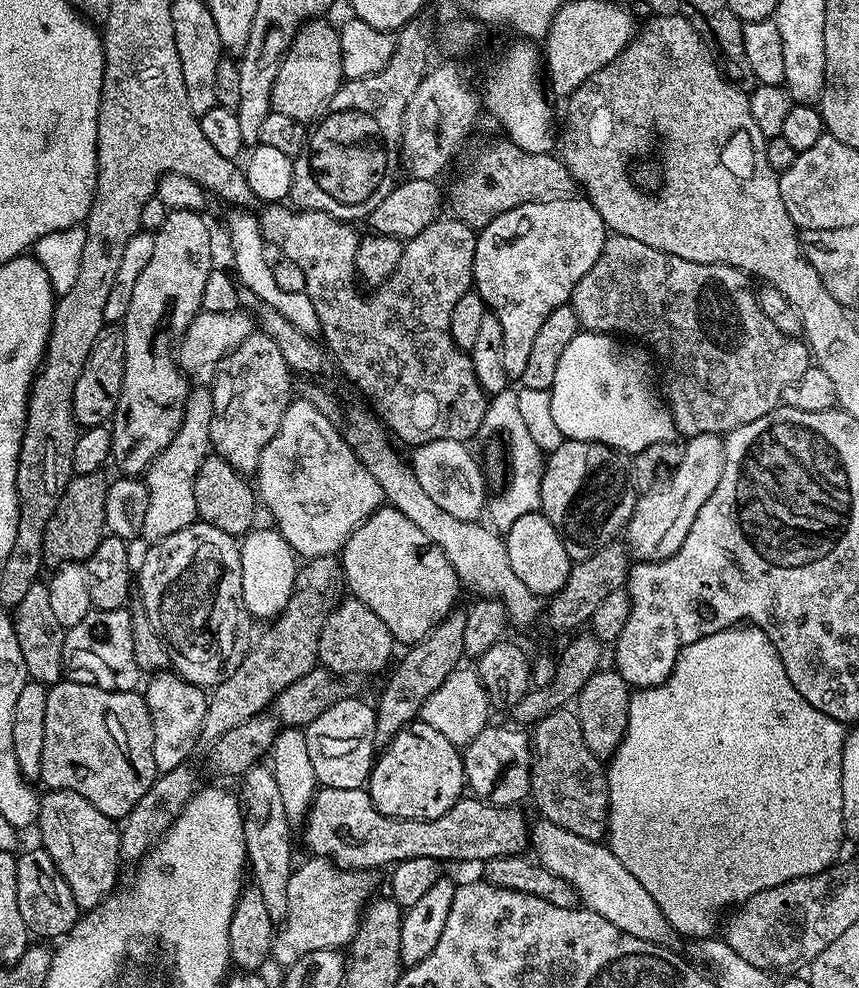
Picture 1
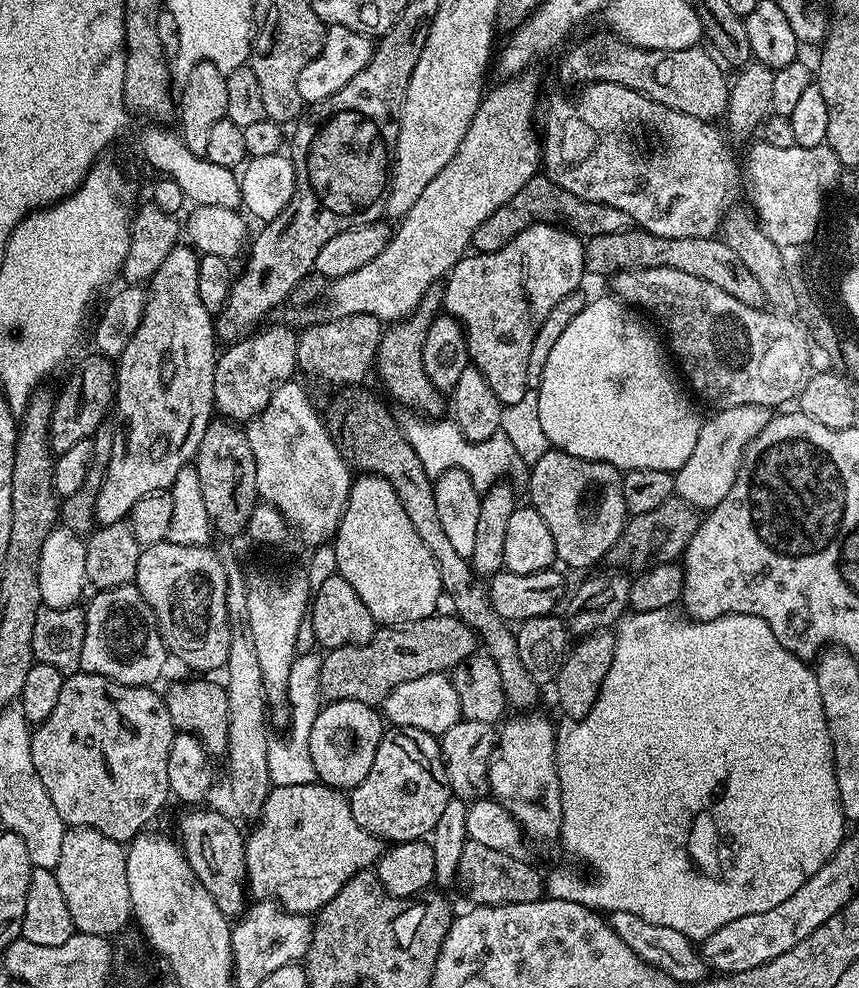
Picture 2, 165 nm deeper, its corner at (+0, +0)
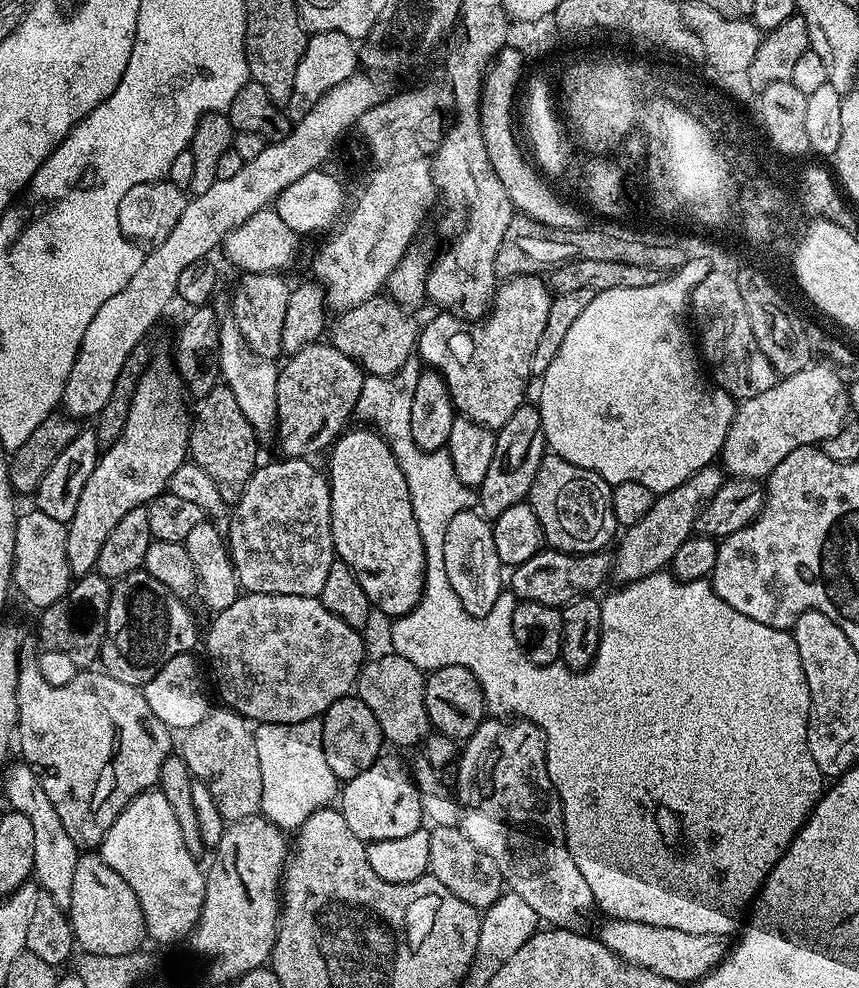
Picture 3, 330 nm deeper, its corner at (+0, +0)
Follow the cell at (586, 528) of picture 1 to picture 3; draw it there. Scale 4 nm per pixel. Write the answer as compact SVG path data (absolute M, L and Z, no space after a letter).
M546 454L542 458L538 474L534 474L534 486L530 486L526 503L538 518L547 547L557 552L599 552L607 549L607 544L611 545L617 535L618 525L612 509L612 485L594 474L594 470L582 470L582 466L574 466L574 462L566 462L566 458L561 456Z

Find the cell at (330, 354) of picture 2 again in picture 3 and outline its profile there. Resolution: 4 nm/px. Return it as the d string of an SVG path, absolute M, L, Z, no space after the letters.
M317 342L302 346L297 352L291 353L288 360L276 374L276 430L275 435L280 436L280 448L288 458L312 458L315 452L323 453L331 449L337 436L345 431L348 419L352 420L356 403L366 377L365 371L342 354L329 342Z

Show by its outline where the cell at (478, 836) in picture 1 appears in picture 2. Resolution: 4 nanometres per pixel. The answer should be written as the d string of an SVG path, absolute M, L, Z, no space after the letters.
M319 782L273 787L253 824L256 825L253 826L252 833L247 833L244 842L248 871L247 891L251 895L253 892L257 901L273 901L285 912L297 912L299 916L319 912L326 906L326 902L330 902L330 898L334 898L334 894L338 894L346 881L354 874L371 869L382 855L380 837L358 826L348 805L348 796L343 791Z

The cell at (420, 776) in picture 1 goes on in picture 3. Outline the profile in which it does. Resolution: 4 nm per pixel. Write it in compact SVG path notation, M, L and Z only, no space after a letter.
M382 754L358 778L347 781L339 789L338 807L350 831L365 842L382 838L402 838L414 834L425 819L420 801L420 791L412 778L409 765L396 756Z

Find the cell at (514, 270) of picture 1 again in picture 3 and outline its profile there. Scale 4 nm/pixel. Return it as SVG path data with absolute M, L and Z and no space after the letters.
M536 274L507 277L492 295L492 303L479 325L481 328L473 336L464 333L466 324L461 317L445 311L436 314L440 316L434 317L428 325L424 324L419 329L415 351L429 369L443 376L452 406L461 417L498 430L510 418L510 414L514 414L514 410L525 403L524 391L528 388L528 380L533 379L530 358L534 358L534 349L538 346L538 338L542 338L542 329L546 327L546 318L550 315L550 306L554 299L547 283L538 277Z

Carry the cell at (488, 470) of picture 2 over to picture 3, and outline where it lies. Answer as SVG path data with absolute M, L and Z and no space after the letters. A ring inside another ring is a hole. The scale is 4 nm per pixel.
M408 359L403 366L396 373L388 376L373 376L367 375L362 386L362 393L360 393L358 402L356 403L355 417L362 422L369 422L384 440L390 446L395 460L398 462L399 469L402 470L403 477L406 478L407 490L410 493L410 502L414 511L414 519L417 521L418 532L422 538L423 552L424 552L424 593L420 596L419 602L415 609L407 612L404 616L397 617L391 624L392 626L392 644L393 651L407 661L412 662L418 666L421 671L429 672L434 669L441 669L442 666L466 666L474 674L474 678L480 684L480 689L484 695L484 707L493 717L496 718L519 718L522 720L529 720L534 722L541 728L544 735L548 737L548 757L546 758L546 766L550 774L550 782L554 782L556 793L560 796L560 805L564 811L564 837L568 843L570 854L574 858L574 862L578 866L578 870L582 870L582 878L586 878L586 883L590 885L590 894L597 909L601 908L605 913L605 917L613 918L615 920L629 920L630 922L646 922L650 926L670 926L670 930L686 930L686 934L714 934L715 936L722 936L725 938L731 937L733 933L741 927L741 917L745 915L746 909L755 900L760 893L760 887L764 885L764 880L770 874L770 870L778 862L778 858L782 858L782 854L790 846L790 842L798 834L798 830L808 820L808 815L812 812L812 808L820 800L826 791L826 777L818 770L818 765L814 763L814 758L810 758L810 746L808 745L808 719L810 718L810 686L806 686L806 674L802 674L802 658L798 658L798 646L794 642L791 631L775 628L774 626L762 626L762 622L754 622L754 618L746 618L746 614L738 614L738 610L734 610L734 606L726 606L726 602L722 602L722 598L718 598L718 594L712 589L711 583L708 580L677 580L672 575L671 571L661 570L650 574L641 580L635 580L629 584L617 587L617 592L612 592L608 597L603 597L600 600L600 609L602 610L602 638L598 642L598 652L592 660L592 665L588 668L573 670L566 667L563 662L555 664L535 664L530 662L530 658L526 658L526 654L522 654L522 650L518 646L518 642L514 638L514 630L512 629L512 608L506 606L497 606L488 611L487 616L472 616L462 606L458 596L452 593L452 600L444 600L444 596L440 596L440 592L436 592L436 588L432 588L432 580L436 580L436 576L444 576L444 580L440 580L440 584L450 584L450 580L446 575L446 564L442 553L442 546L445 545L446 527L450 524L450 520L459 512L469 511L473 509L478 502L477 493L466 487L457 474L454 472L453 463L450 462L449 454L445 449L439 449L432 452L423 452L414 442L413 436L410 434L410 413L411 403L413 402L414 389L417 386L417 380L422 371L422 364L419 359ZM452 616L464 616L464 620L468 620L470 626L470 656L466 660L460 660L460 652L464 652L464 648L460 648L460 644L464 644L464 632L460 632L460 628L456 628L456 624L448 624L448 620L452 620Z

